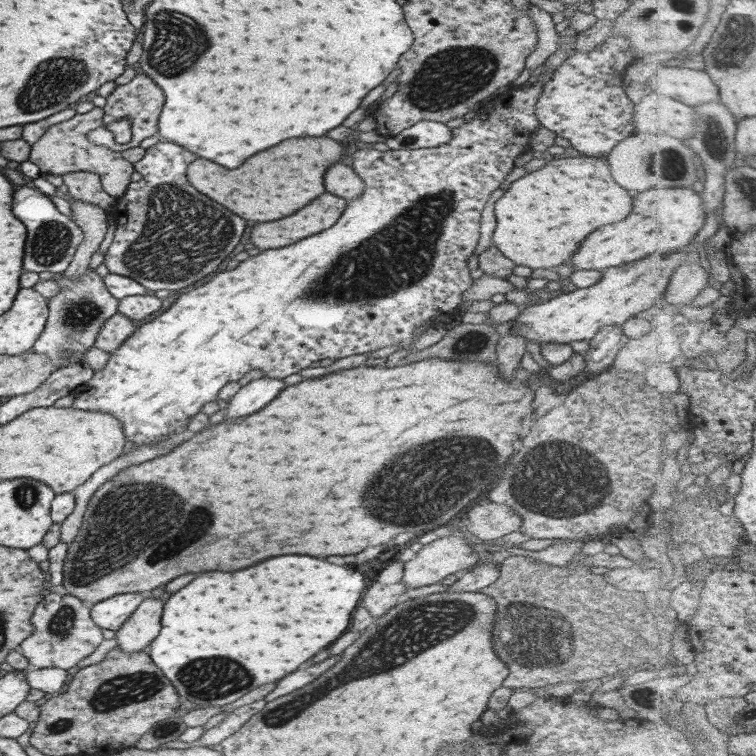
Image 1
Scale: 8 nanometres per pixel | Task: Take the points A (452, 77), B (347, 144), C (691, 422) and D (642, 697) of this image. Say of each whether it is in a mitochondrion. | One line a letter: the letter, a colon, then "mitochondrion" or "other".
A: mitochondrion
B: other
C: other
D: other

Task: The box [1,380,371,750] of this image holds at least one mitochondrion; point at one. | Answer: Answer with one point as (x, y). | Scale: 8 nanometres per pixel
(129, 516)

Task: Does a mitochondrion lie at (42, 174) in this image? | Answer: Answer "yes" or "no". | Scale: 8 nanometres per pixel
no

